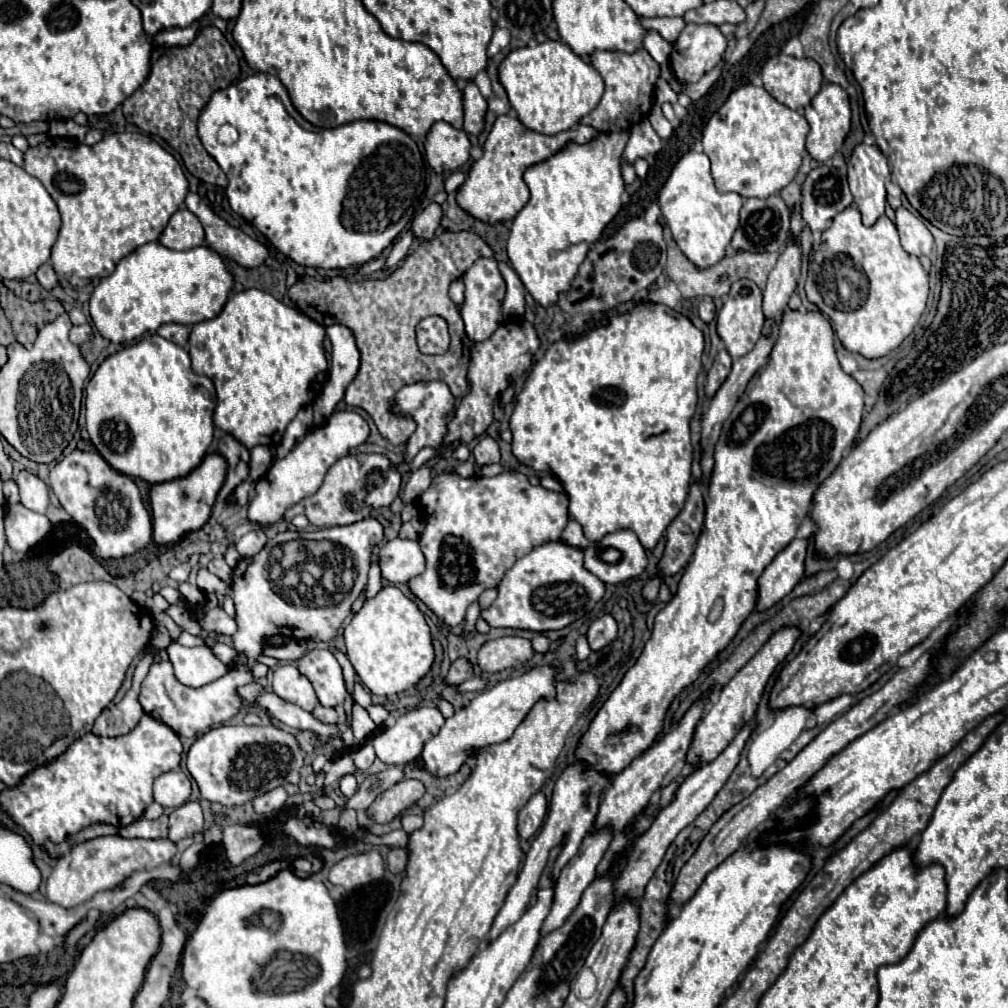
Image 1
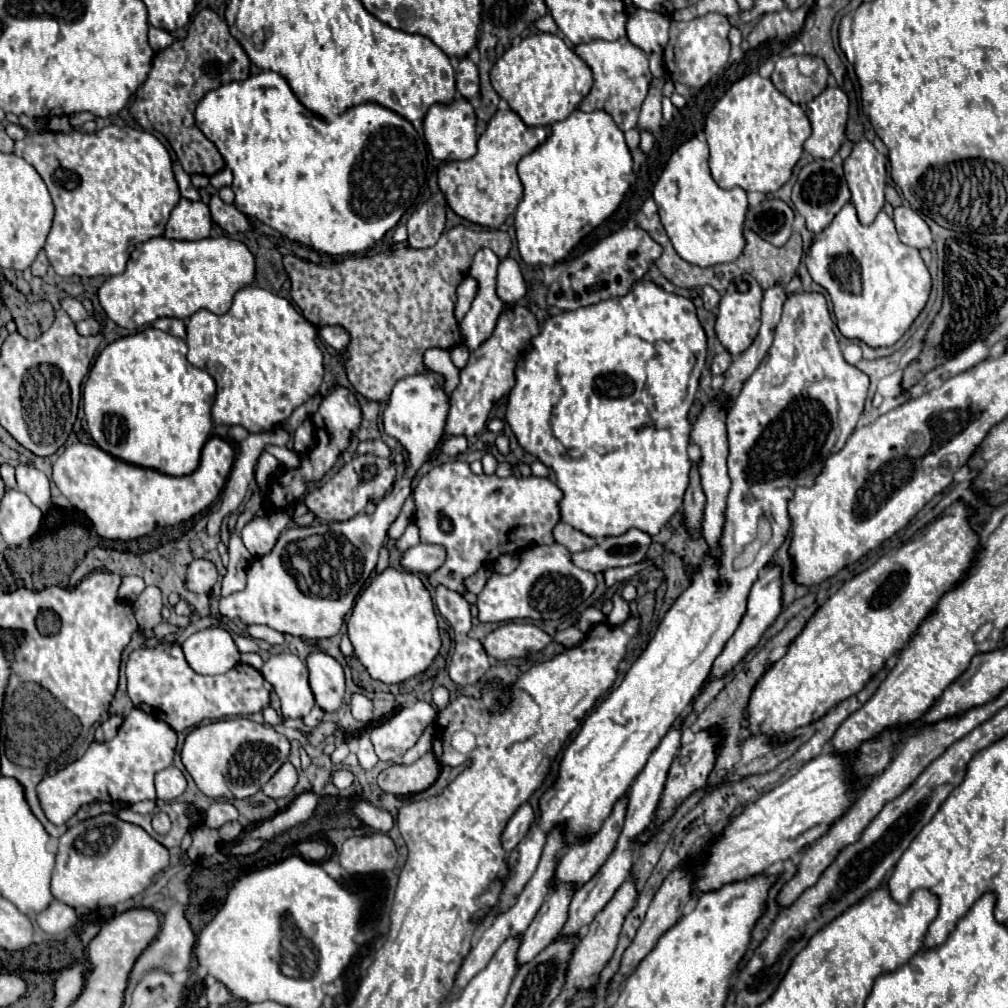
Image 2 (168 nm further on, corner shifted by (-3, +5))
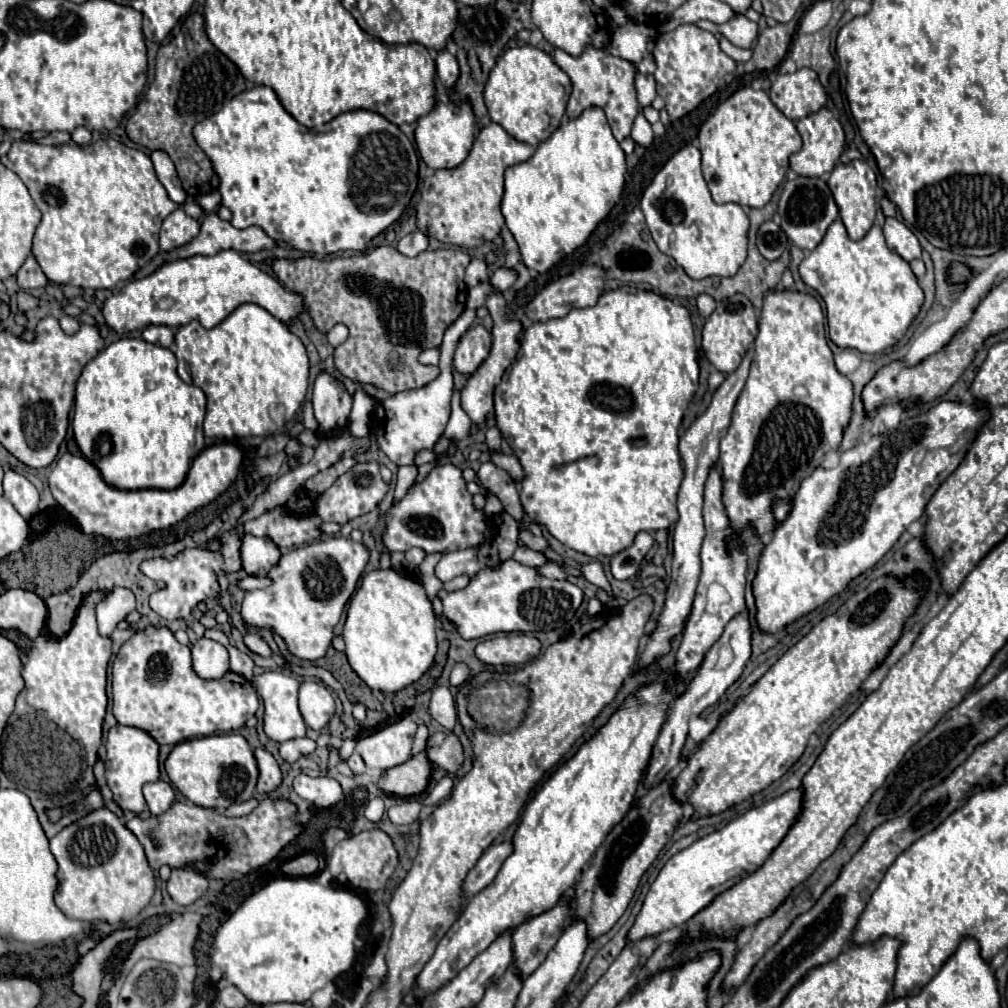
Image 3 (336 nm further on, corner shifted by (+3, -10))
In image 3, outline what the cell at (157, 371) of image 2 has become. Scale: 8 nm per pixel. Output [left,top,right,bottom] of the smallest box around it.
[72,338,206,490]

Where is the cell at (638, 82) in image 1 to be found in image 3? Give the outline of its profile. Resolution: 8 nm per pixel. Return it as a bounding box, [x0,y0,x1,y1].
[554,48,638,142]

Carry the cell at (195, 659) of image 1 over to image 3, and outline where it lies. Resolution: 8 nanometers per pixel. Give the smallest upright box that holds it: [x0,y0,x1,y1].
[190,638,230,680]

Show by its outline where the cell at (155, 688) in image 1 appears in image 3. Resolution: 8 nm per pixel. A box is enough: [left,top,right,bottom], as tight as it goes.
[112,626,260,746]

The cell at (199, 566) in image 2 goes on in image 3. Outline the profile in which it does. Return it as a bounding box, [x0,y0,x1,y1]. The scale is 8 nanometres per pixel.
[140,528,242,620]

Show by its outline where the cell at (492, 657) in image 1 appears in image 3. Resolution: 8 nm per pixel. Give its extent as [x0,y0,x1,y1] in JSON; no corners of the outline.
[476,633,540,666]

